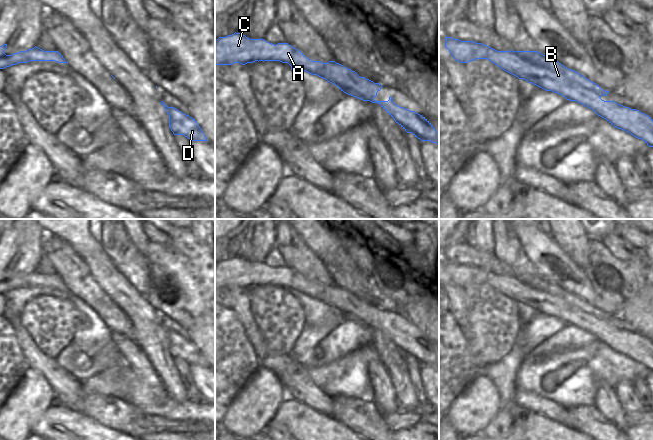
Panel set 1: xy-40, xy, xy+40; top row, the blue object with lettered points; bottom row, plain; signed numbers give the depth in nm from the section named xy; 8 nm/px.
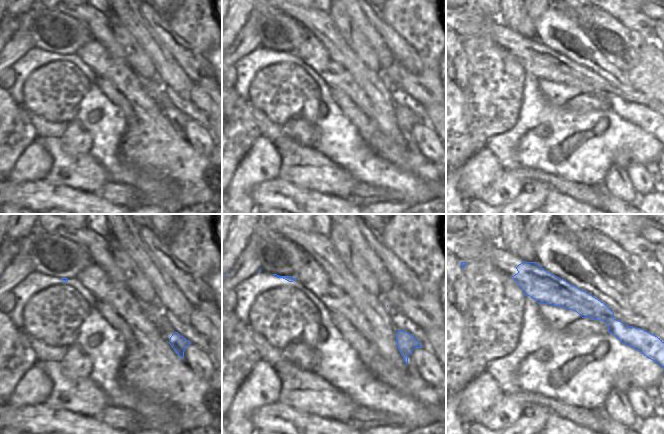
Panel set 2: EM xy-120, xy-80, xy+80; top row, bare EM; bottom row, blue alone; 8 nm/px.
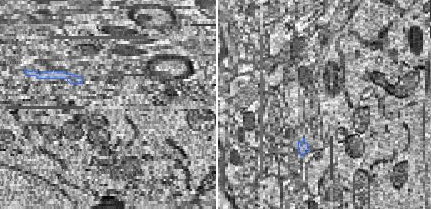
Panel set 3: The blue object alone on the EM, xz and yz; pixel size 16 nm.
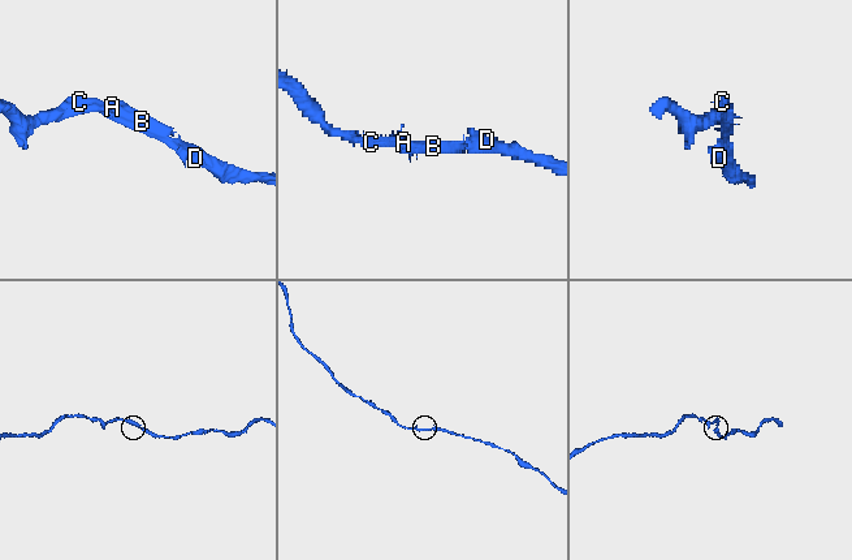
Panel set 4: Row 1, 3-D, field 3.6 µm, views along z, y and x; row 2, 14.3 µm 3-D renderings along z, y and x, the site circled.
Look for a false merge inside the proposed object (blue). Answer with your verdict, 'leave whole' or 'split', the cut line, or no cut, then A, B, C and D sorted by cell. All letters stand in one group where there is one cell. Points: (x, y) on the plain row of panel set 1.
leave whole; cut none; groups A B C D

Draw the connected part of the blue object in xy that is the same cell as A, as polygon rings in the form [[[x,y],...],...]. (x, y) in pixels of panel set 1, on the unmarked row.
[[[240,257],[219,261],[215,265],[215,289],[245,289],[255,285],[280,285],[288,287],[291,294],[303,293],[336,309],[344,317],[361,323],[378,327],[407,357],[412,357],[421,365],[430,365],[439,369],[439,357],[422,339],[400,331],[390,320],[388,325],[376,325],[373,322],[382,309],[360,301],[355,295],[329,285],[312,285],[301,275],[288,267],[276,269],[264,263],[250,263]]]

